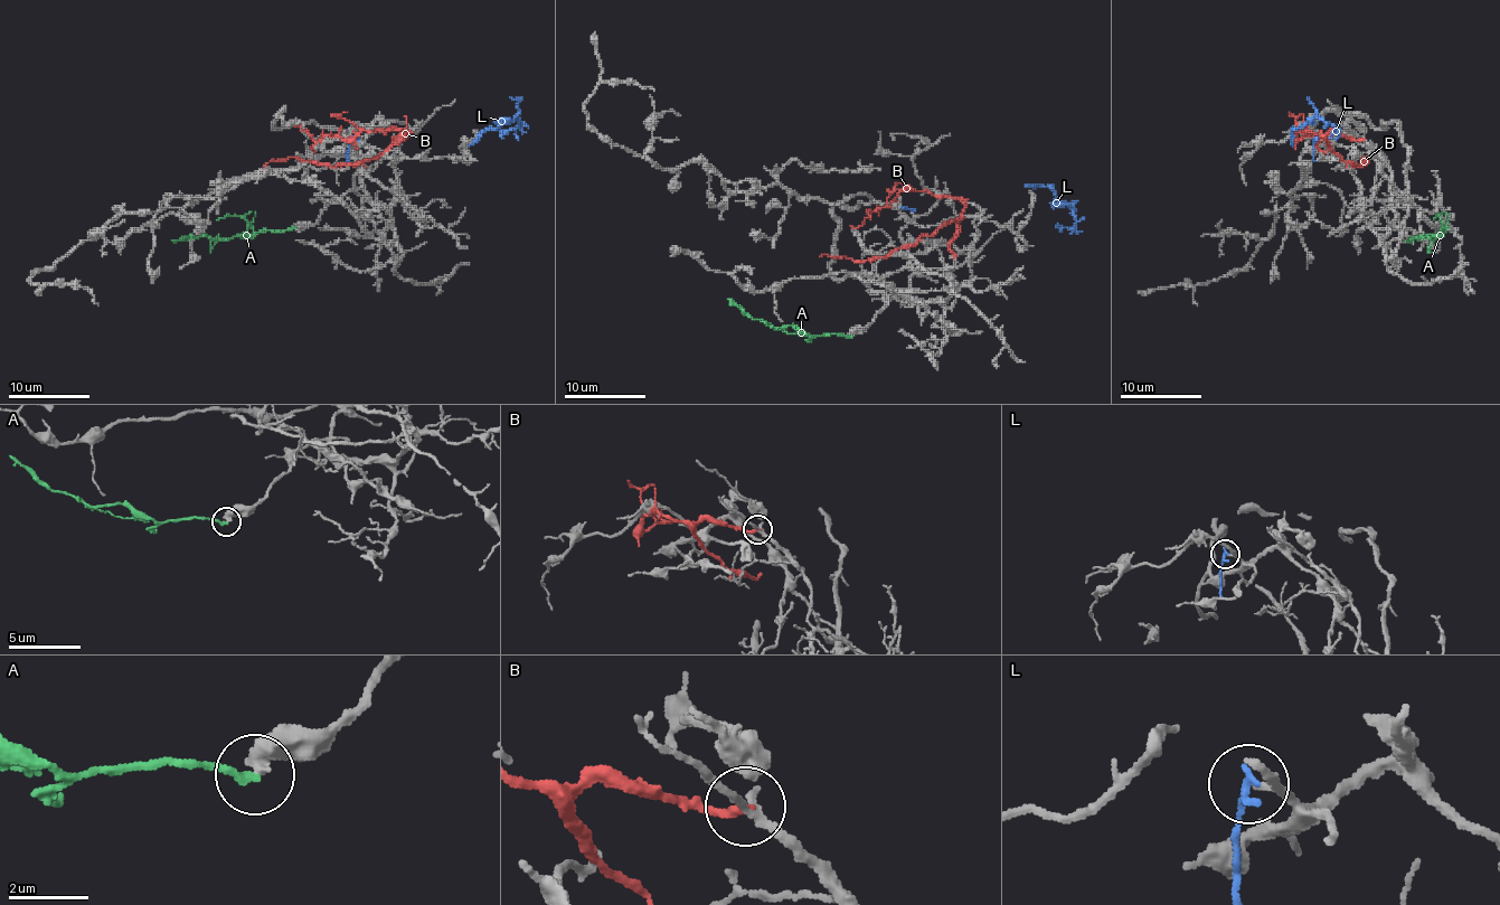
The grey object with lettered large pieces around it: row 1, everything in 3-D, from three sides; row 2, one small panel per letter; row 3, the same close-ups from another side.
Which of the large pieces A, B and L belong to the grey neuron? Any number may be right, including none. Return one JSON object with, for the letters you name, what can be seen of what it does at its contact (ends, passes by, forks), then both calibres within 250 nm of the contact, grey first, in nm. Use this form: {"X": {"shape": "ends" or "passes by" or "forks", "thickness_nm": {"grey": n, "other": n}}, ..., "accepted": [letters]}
{"accepted": []}

